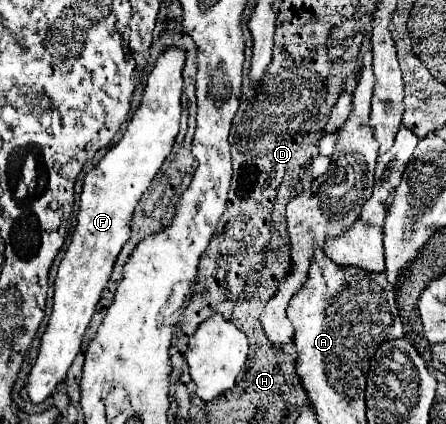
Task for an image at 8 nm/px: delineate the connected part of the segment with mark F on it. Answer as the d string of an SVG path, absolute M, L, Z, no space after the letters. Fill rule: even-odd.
M166 47L166 51L158 55L146 79L142 103L134 111L126 133L84 177L78 223L74 227L72 241L58 267L54 283L52 315L40 339L38 357L30 369L28 381L24 389L20 389L20 397L30 401L32 405L42 403L54 391L54 387L66 379L74 357L80 353L84 331L112 275L116 257L130 237L128 223L132 219L134 207L174 147L182 111L180 99L184 63L186 53L178 47Z

